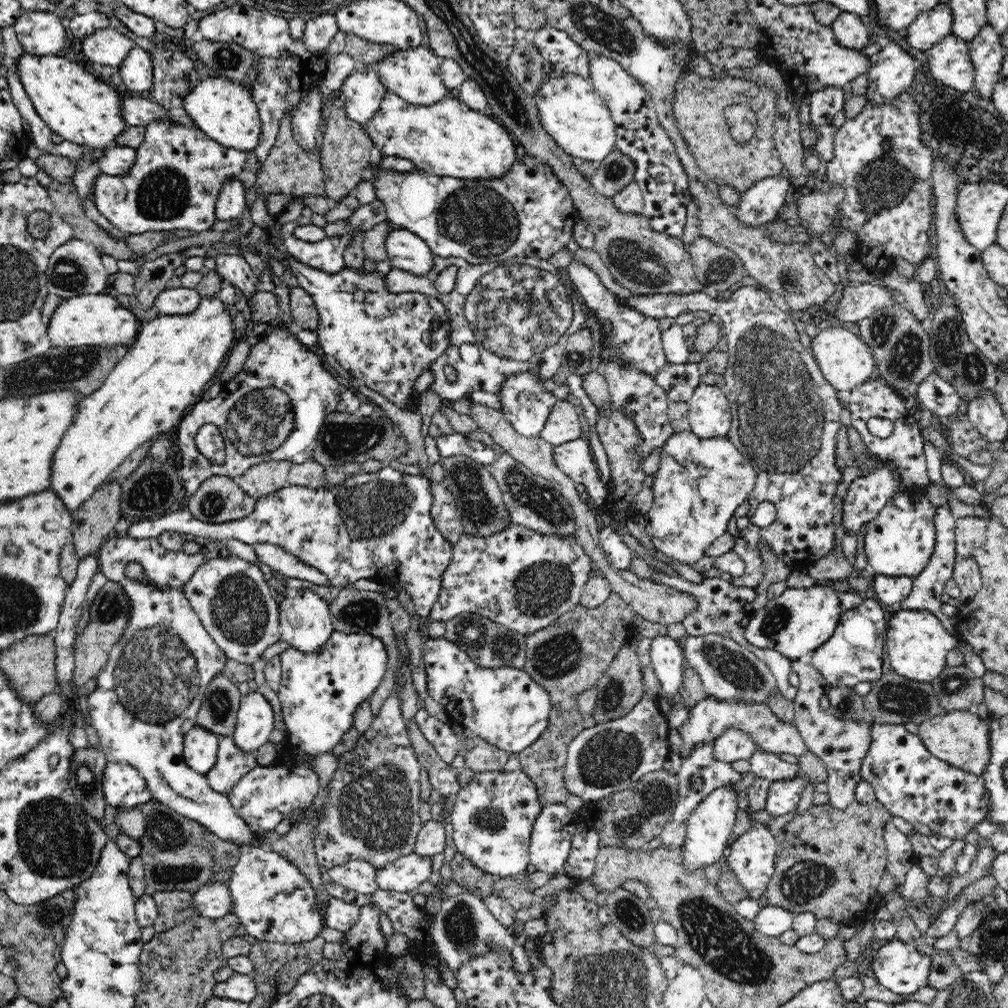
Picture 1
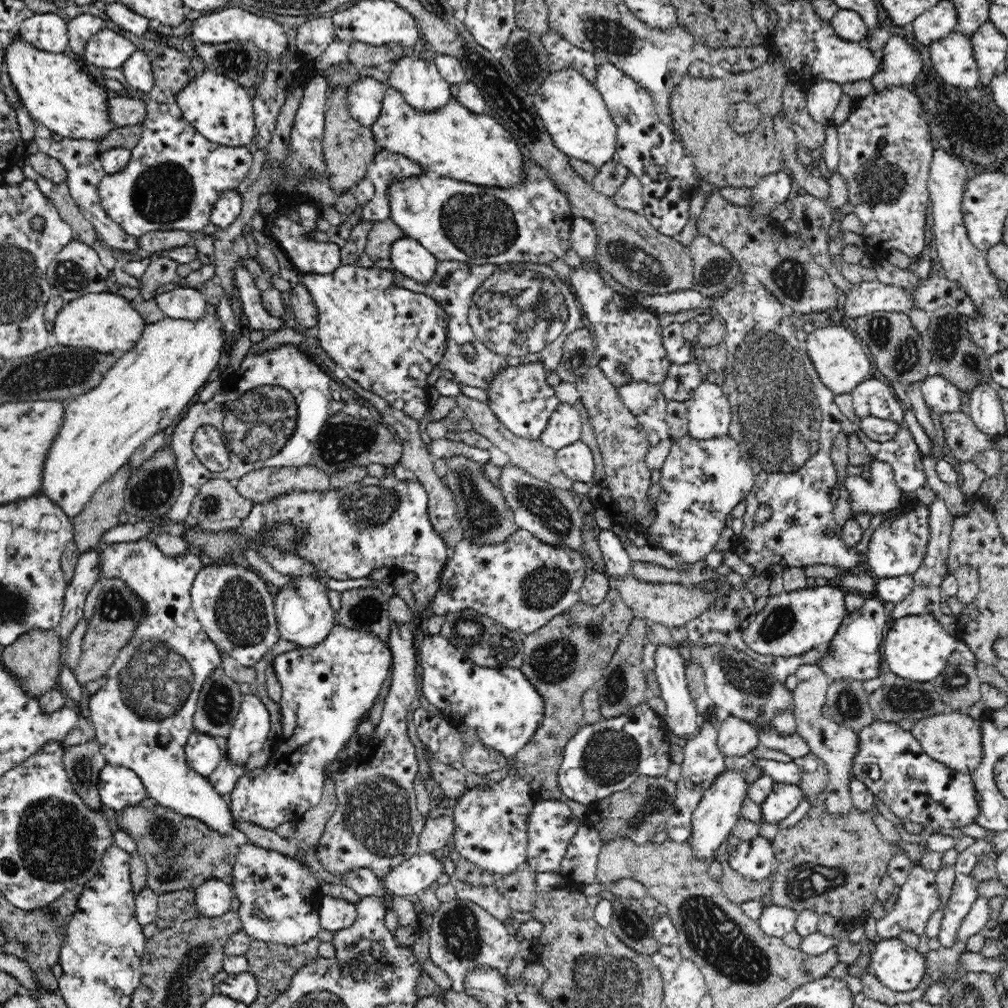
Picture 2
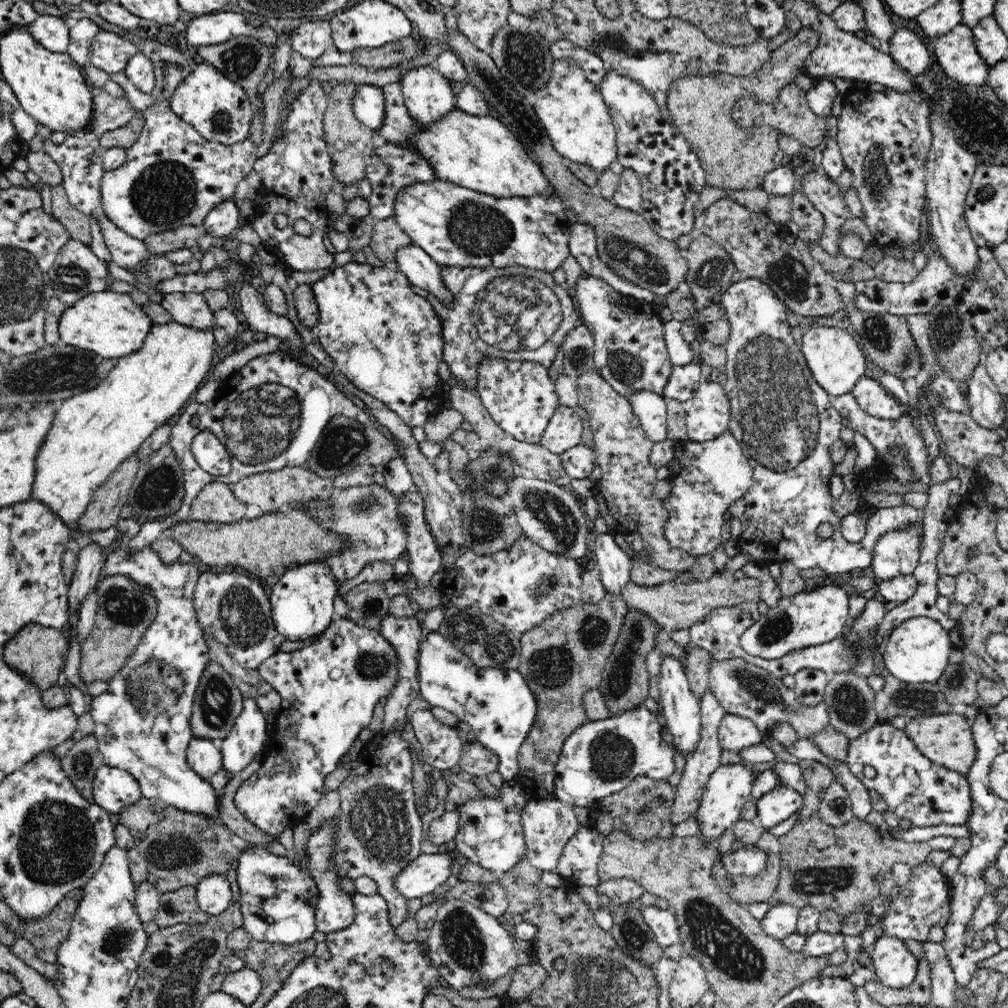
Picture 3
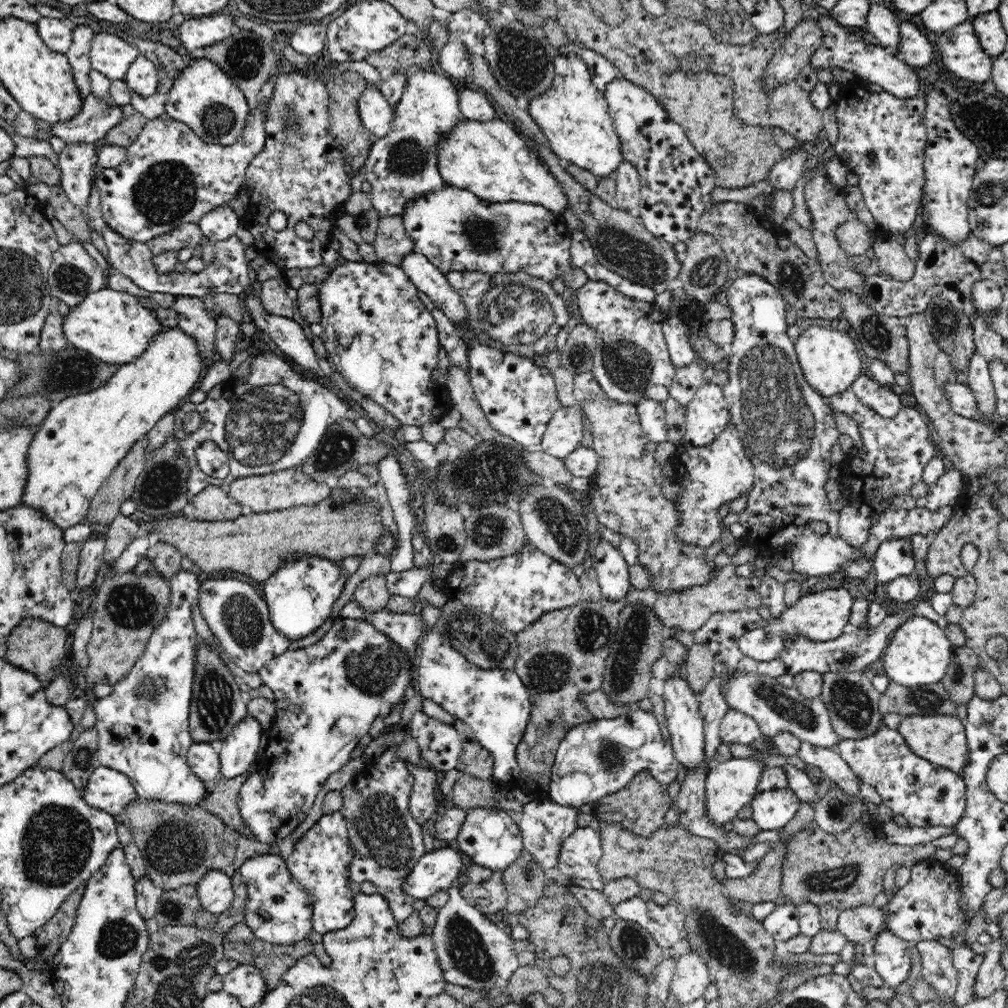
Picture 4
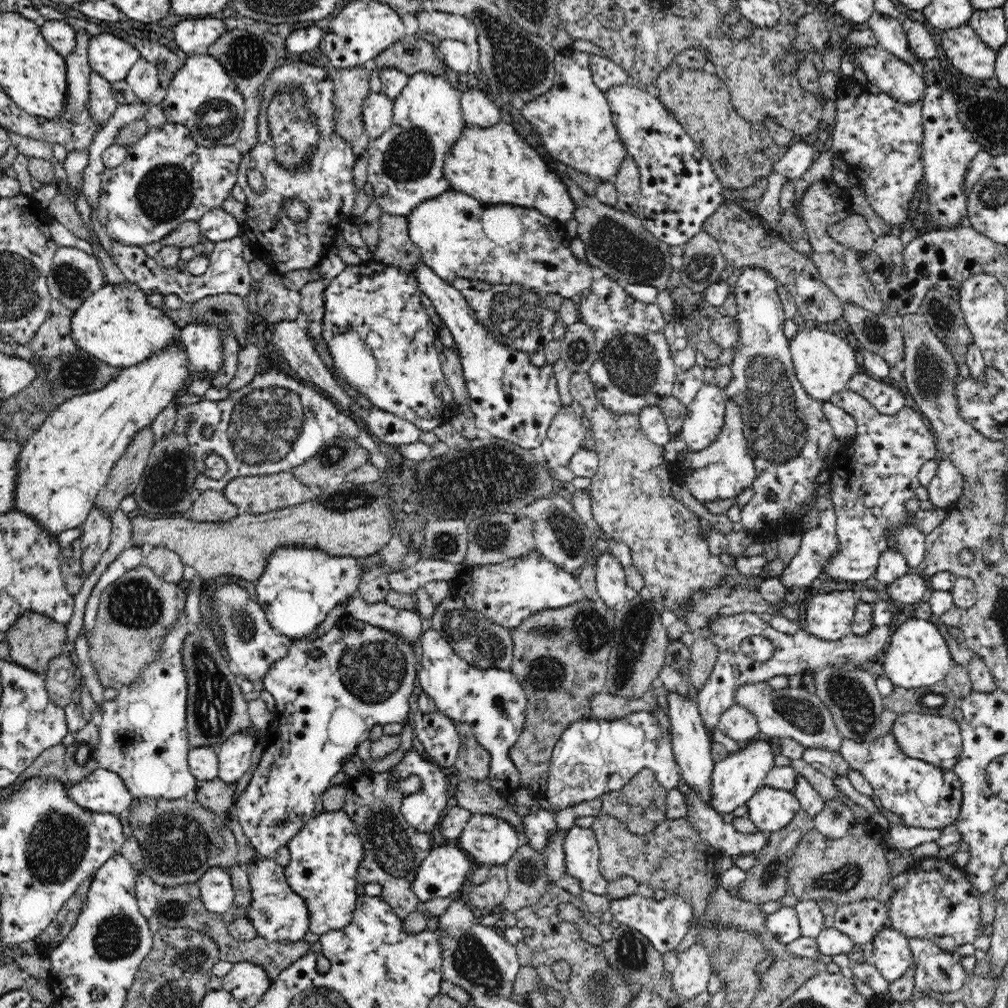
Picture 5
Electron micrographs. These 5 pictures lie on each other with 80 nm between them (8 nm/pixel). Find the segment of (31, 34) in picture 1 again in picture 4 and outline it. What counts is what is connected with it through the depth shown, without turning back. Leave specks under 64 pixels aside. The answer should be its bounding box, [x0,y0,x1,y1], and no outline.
[36,15,73,55]

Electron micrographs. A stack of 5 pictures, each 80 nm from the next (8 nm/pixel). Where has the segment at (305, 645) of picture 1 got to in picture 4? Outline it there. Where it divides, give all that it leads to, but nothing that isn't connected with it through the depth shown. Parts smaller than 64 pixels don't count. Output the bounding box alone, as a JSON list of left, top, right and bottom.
[262,556,350,641]

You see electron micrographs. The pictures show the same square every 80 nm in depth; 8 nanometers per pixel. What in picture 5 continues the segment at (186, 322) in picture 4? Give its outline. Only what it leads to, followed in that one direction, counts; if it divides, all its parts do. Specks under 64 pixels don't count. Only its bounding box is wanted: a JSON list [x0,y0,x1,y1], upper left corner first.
[179,323,225,376]

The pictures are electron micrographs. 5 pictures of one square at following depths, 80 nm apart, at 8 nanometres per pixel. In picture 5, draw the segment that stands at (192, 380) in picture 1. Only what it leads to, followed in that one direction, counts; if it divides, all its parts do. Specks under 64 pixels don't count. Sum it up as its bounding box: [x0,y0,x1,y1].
[12,342,189,536]

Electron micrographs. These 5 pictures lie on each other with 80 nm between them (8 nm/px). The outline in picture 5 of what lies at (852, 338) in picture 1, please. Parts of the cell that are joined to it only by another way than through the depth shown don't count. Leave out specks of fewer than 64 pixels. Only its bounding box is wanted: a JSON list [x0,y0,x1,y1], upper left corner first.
[788,325,860,402]

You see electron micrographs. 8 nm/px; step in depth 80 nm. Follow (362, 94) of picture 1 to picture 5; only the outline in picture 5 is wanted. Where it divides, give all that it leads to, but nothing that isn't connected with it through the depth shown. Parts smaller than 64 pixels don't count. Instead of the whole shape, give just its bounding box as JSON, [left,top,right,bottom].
[362,93,393,140]

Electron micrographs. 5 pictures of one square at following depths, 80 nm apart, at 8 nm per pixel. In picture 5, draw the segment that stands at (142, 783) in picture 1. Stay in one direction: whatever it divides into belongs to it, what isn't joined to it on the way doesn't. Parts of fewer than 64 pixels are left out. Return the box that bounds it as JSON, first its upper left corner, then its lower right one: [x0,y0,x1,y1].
[64,767,135,817]

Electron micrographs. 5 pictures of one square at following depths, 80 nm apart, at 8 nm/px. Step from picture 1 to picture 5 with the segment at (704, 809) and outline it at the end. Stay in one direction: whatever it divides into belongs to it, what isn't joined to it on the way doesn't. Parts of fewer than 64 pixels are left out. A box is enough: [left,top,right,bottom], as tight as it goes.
[711,739,778,815]

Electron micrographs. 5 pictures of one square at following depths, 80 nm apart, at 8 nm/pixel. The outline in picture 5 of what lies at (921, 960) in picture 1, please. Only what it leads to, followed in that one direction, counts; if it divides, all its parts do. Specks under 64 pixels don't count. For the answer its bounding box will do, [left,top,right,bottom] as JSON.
[873,925,914,983]

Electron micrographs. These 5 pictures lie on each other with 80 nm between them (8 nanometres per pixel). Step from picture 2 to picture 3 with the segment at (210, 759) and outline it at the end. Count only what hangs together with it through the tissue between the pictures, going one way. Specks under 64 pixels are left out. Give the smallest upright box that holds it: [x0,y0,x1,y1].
[187,737,222,785]

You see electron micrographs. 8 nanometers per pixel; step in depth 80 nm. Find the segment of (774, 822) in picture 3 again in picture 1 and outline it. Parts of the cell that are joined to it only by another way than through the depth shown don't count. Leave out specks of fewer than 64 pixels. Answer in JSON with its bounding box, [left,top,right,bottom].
[764,776,805,818]

